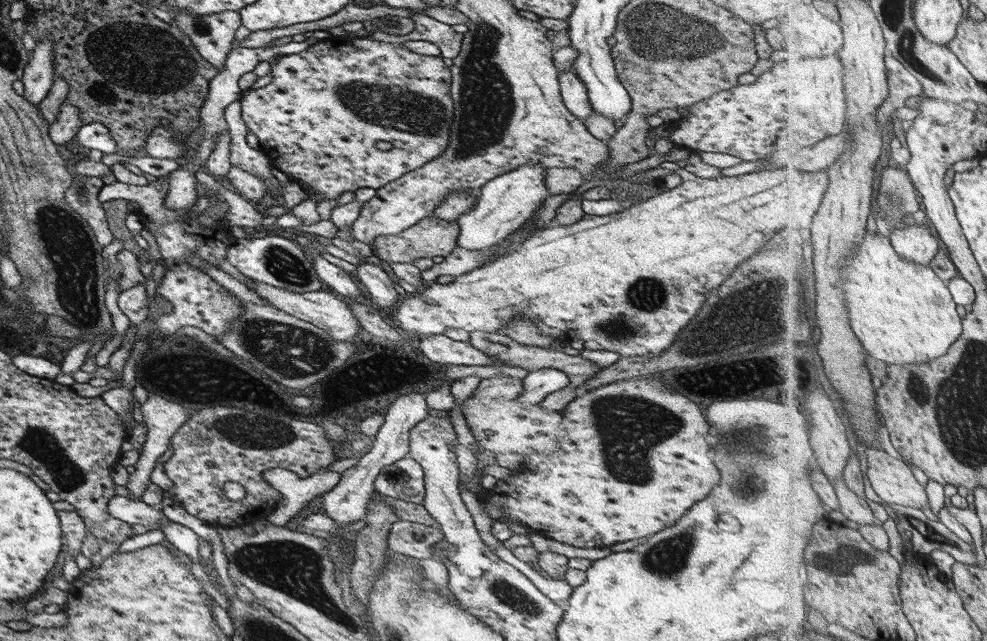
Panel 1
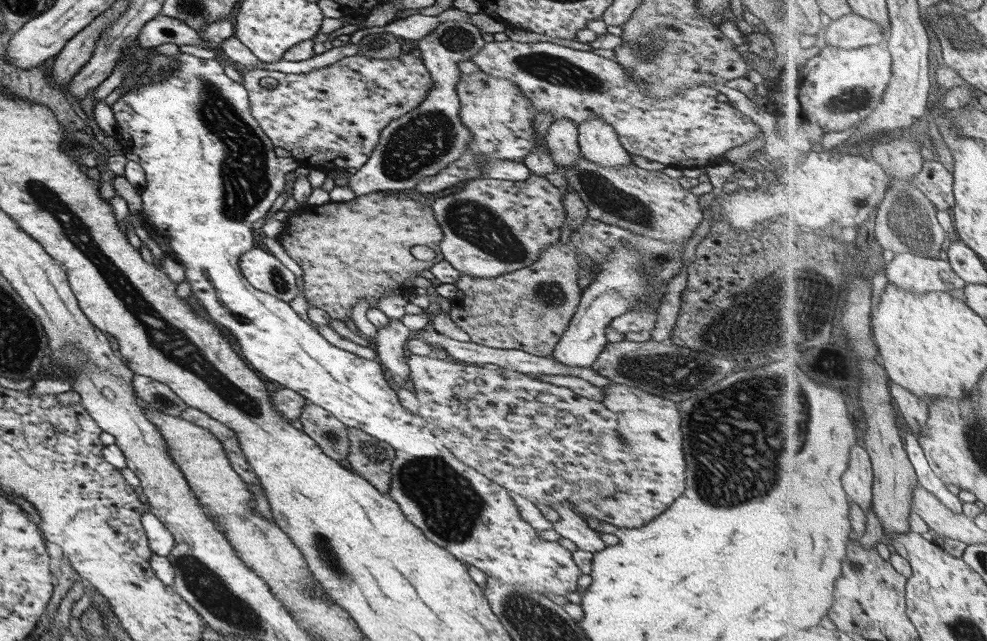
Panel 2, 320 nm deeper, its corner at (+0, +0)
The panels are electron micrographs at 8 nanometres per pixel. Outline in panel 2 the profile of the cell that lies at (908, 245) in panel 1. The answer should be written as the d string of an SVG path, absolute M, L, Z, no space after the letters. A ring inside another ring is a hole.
M895 254L895 257L885 266L888 283L893 283L893 285L913 293L964 290L967 287L967 283L957 276L955 271L954 266L951 266L945 258L931 259L913 254Z

